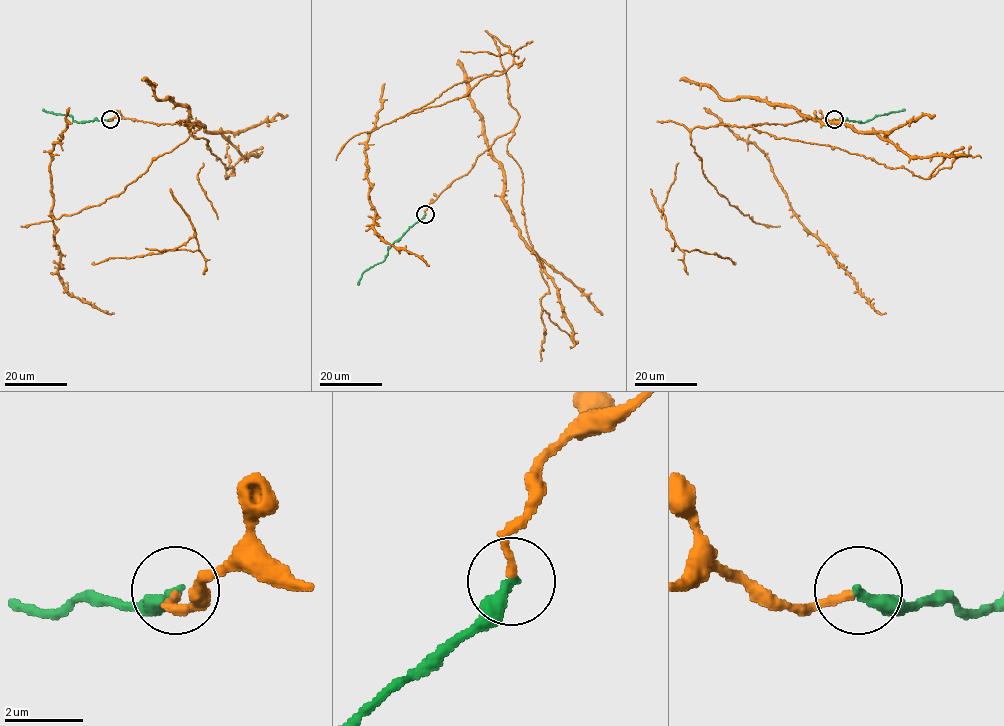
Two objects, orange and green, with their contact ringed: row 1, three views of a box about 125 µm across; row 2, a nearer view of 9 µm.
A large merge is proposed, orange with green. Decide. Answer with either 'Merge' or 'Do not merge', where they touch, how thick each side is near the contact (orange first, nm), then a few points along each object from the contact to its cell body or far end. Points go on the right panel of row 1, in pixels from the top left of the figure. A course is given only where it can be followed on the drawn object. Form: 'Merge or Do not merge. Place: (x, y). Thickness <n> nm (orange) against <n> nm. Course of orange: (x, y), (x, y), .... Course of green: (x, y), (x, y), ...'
Merge. Place: (834, 119). Thickness 180 nm (orange) against 360 nm. Course of orange: (834, 119), (751, 125), (927, 178), (963, 152), (909, 156), (874, 133), (753, 97), (722, 100), (680, 79). Course of green: (834, 119), (864, 122), (905, 109)

